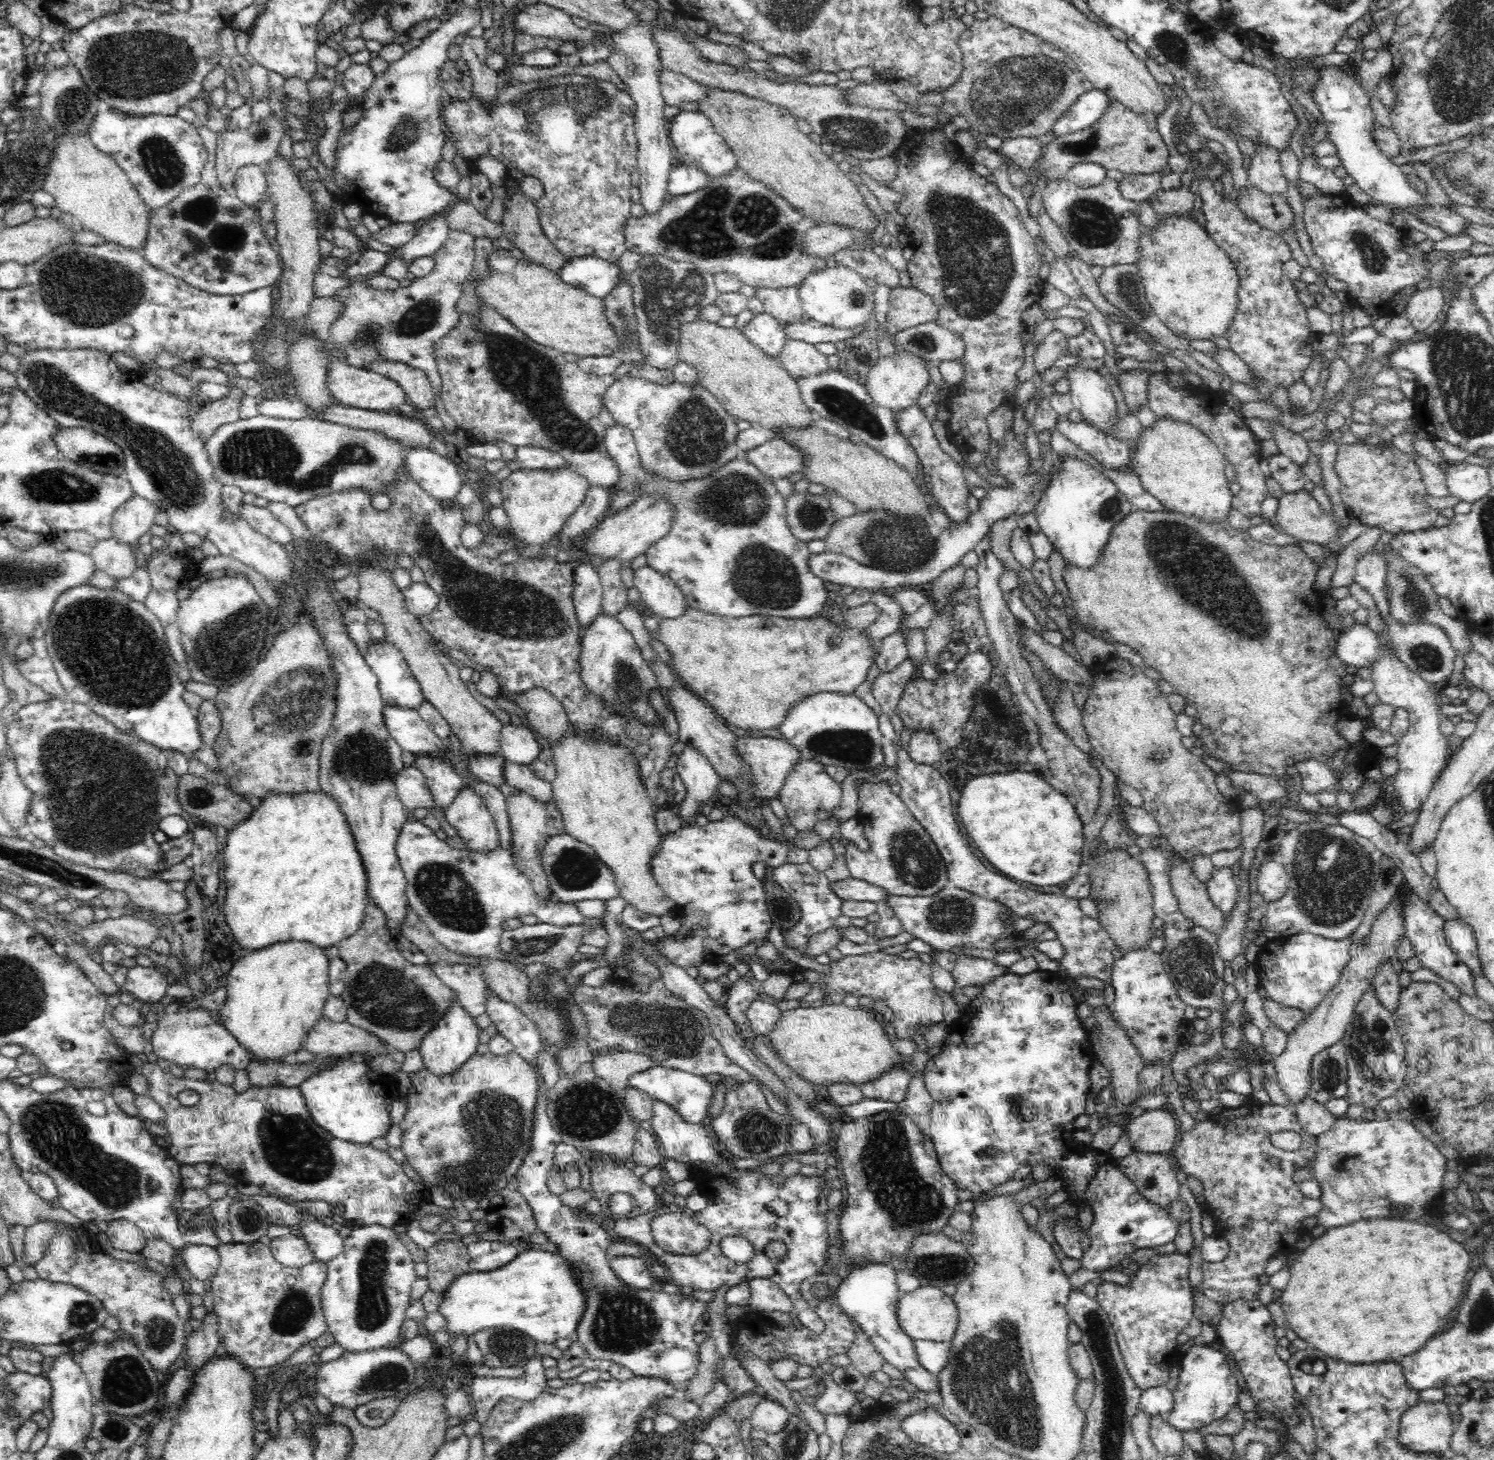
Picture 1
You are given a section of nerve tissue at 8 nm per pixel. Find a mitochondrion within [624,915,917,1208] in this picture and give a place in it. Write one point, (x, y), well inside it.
(757, 1132)

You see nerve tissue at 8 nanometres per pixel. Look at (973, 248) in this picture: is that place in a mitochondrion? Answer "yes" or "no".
yes

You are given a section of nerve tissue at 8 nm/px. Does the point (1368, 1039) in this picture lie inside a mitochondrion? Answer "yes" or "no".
yes

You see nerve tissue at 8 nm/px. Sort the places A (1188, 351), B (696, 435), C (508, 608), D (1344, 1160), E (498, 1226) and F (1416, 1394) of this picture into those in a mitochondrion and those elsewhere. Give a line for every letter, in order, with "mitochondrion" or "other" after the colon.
A: other
B: mitochondrion
C: mitochondrion
D: mitochondrion
E: other
F: other

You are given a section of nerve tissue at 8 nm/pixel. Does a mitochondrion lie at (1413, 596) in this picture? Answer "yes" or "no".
yes

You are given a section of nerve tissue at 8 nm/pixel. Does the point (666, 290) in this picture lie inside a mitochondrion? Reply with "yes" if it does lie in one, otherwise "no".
yes

